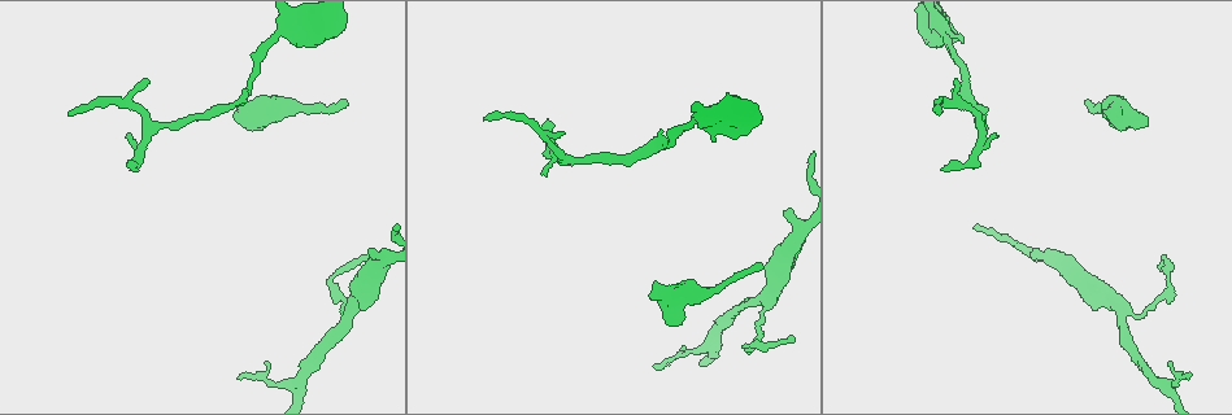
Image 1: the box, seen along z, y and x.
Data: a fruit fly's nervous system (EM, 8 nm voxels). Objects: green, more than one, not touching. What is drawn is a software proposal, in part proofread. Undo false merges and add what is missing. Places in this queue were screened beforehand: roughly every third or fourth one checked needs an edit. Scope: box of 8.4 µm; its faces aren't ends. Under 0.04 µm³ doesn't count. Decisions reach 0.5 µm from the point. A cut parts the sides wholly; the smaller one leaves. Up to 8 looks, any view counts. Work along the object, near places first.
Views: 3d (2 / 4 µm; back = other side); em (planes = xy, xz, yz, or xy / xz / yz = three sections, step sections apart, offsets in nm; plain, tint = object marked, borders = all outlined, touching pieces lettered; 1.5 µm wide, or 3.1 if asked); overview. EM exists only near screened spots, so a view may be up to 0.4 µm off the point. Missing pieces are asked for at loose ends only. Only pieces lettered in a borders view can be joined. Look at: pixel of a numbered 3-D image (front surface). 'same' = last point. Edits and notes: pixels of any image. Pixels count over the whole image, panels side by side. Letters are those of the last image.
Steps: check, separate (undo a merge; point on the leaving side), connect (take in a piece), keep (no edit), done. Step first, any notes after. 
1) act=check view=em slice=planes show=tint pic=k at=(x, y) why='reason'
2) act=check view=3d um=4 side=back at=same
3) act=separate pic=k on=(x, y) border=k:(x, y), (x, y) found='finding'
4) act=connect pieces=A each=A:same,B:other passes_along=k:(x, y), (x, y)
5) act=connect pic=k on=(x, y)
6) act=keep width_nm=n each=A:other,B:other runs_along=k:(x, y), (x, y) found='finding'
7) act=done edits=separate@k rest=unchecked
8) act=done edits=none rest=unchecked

act=check view=3d um=4 pic=1 at=(546, 122) why='branch stops here'

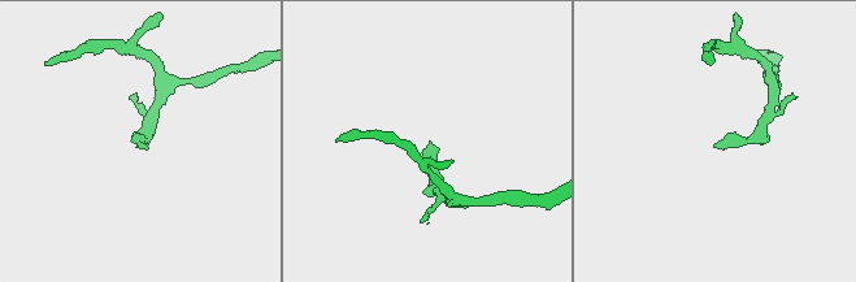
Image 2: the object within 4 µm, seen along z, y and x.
act=check view=em slice=yz step=8 show=tint pic=2 at=(140, 146) why='need the tissue'

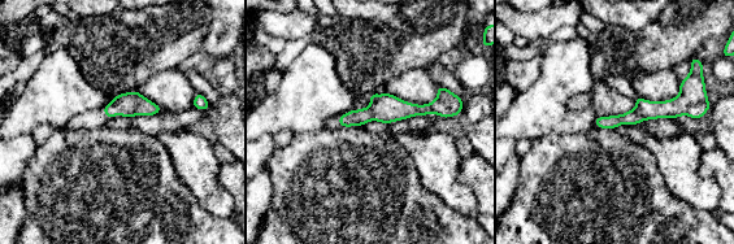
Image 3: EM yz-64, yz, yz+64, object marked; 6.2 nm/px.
act=check view=em slice=planes show=borders at=same

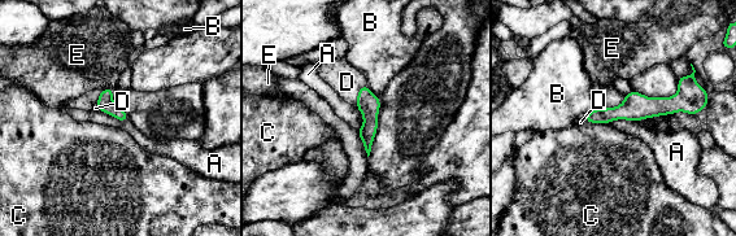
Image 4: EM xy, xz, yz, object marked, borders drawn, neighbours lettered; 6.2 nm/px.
act=connect pieces=D width_nm=100 each=A:other,B:other,C:other,D:same,E:other passes_along=4:(368, 103), (357, 95), (347, 81) found='the neuron continues'

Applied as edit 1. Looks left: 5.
act=check view=em slice=planes show=borders pic=1 at=(1033, 251) why='an open end'

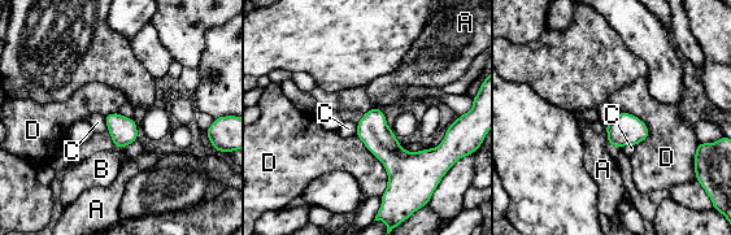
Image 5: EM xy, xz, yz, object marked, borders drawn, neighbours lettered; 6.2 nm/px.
act=connect pieces=B each=A:other,B:same,C:other,D:other passes_along=5:(625, 129), (614, 146), (613, 151) found='it goes on there'

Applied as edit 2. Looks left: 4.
act=check view=overview

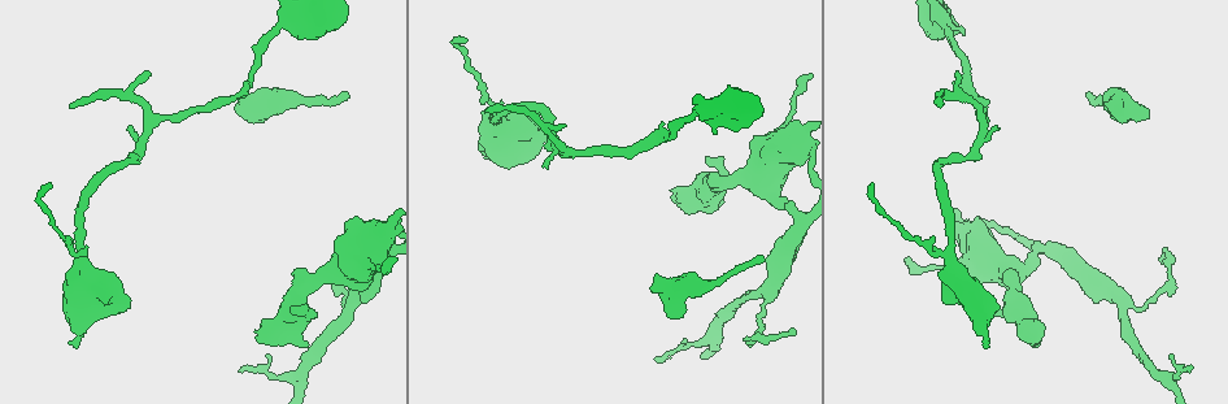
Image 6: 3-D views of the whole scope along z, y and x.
act=check view=3d um=4 pic=6 at=(724, 201) why='free end'

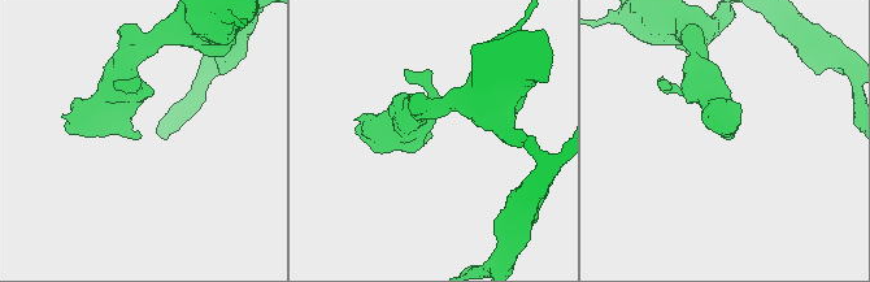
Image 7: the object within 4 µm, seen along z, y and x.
act=check view=em slice=xy step=8 show=borders pic=7 at=(431, 134) why='need the tissue'

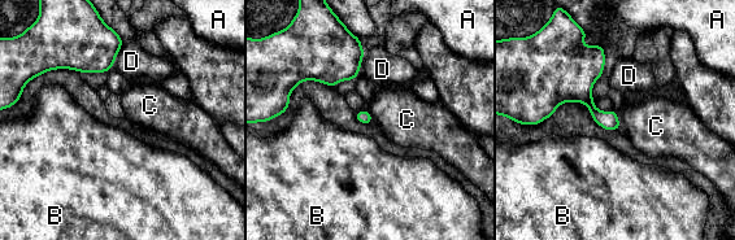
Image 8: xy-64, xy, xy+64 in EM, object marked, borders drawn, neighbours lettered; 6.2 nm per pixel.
act=check view=em slice=planes show=borders at=same why='another direction'

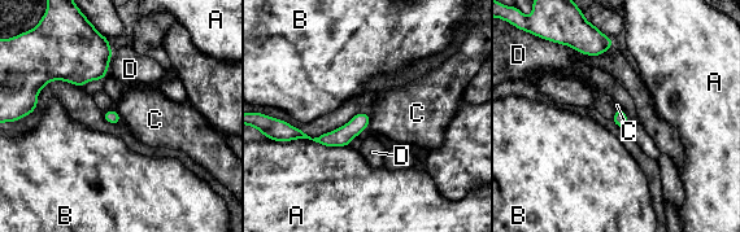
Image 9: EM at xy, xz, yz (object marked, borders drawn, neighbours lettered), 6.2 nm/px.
act=keep longest_contact=A:420nm each=A:other,B:other,C:other,D:other border=9:(370, 116), (368, 126) found='no lettered piece goes on from it'

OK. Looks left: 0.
act=done edits=connect@4,connect@5 rest=unchecked

